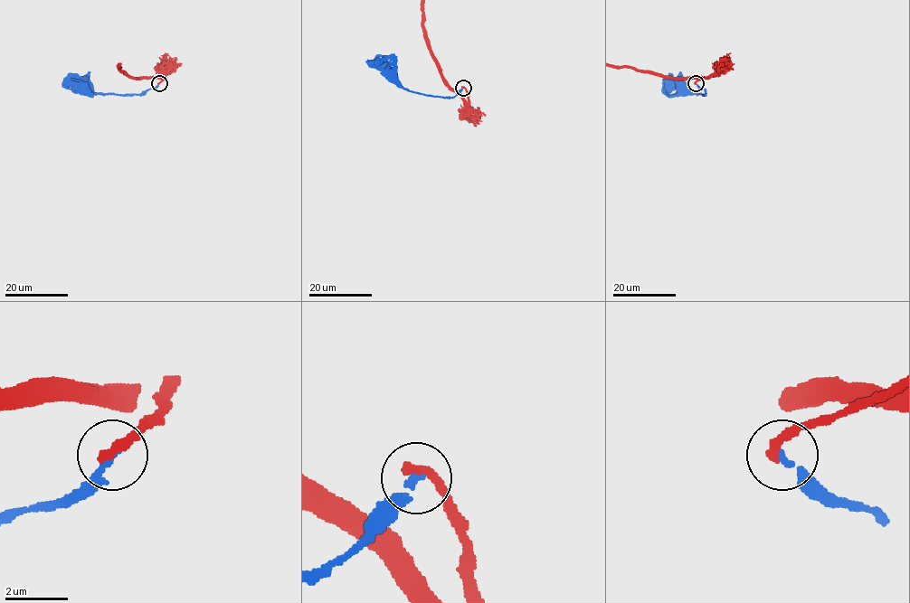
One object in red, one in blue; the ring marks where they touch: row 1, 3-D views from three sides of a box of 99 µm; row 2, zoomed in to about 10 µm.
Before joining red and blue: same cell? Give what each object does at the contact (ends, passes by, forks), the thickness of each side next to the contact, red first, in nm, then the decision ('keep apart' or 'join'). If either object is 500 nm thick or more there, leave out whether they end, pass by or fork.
red ends | blue ends | 320/180 nm | join

